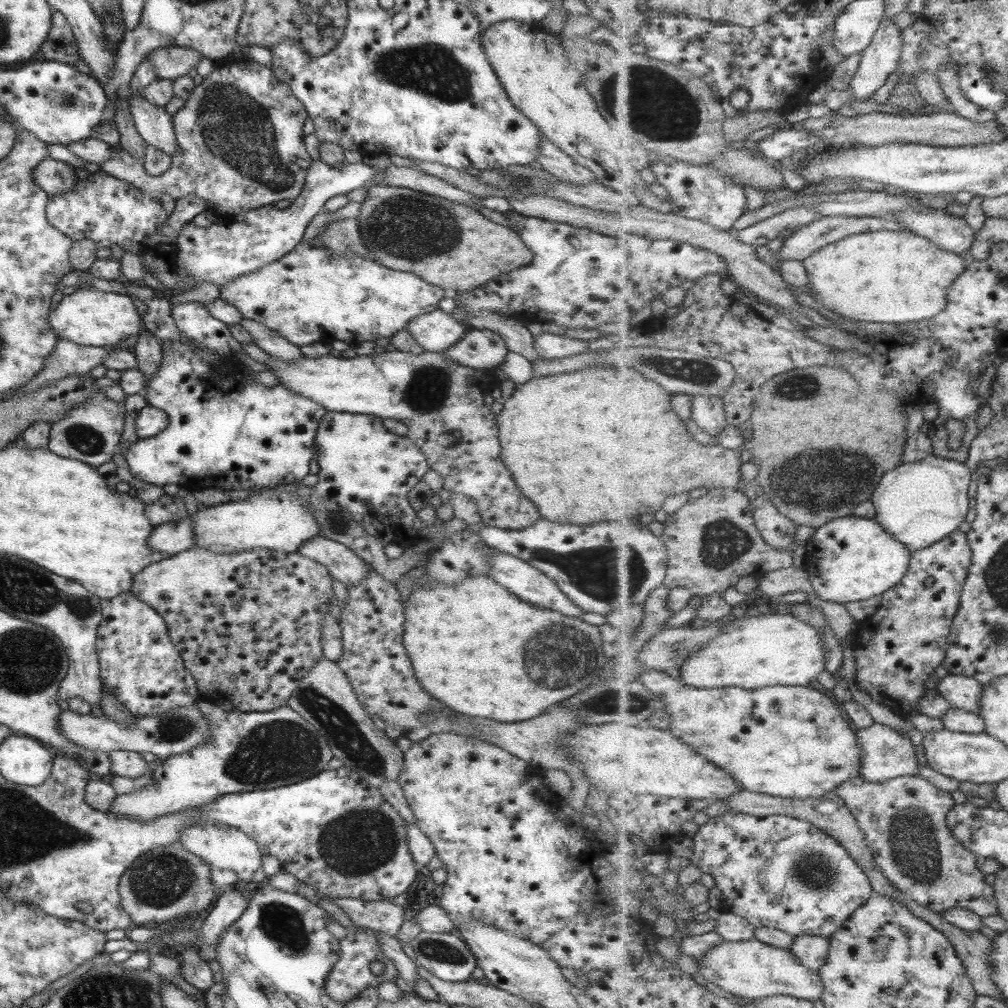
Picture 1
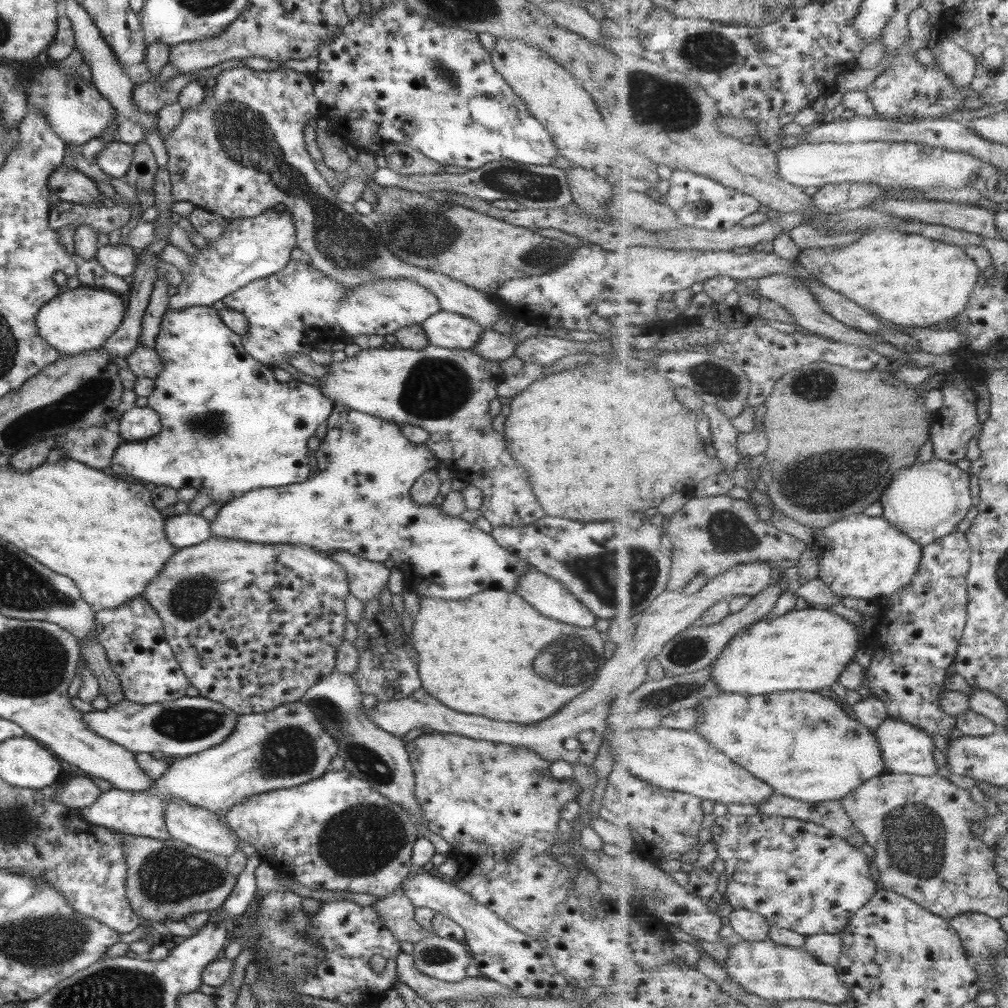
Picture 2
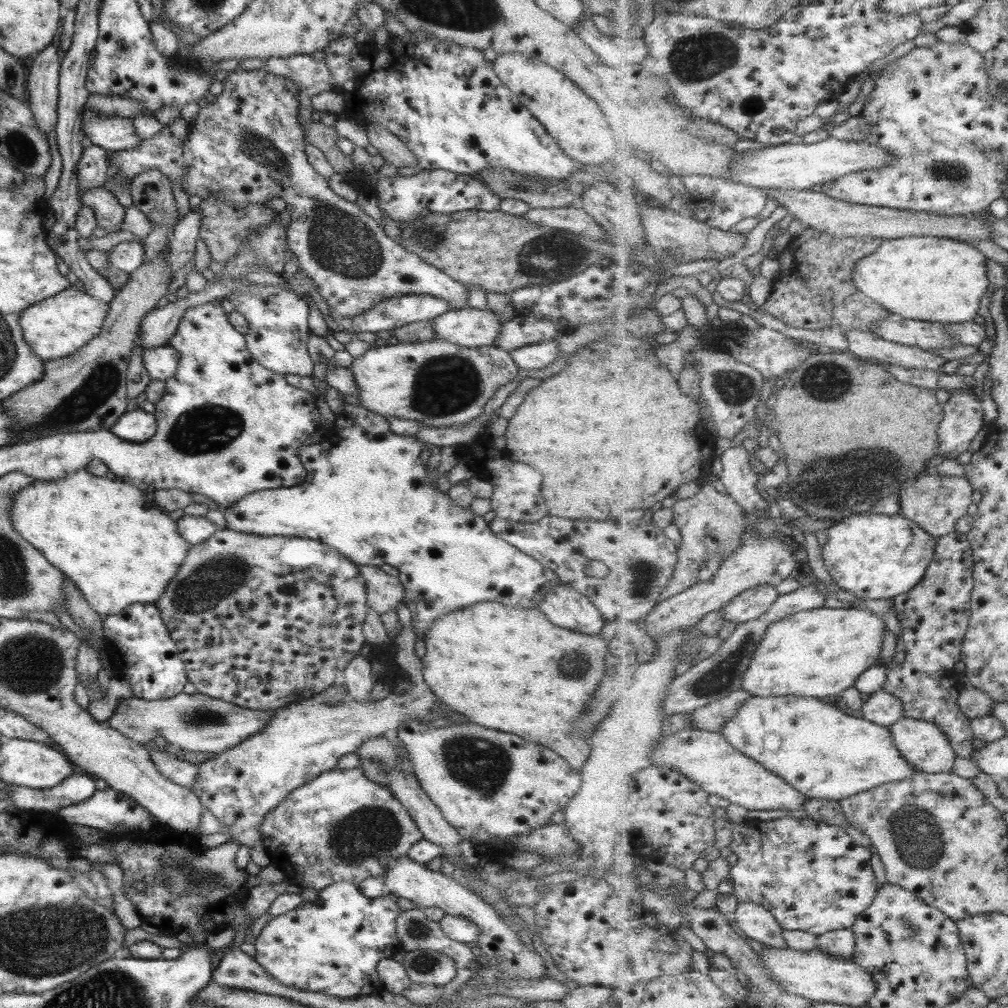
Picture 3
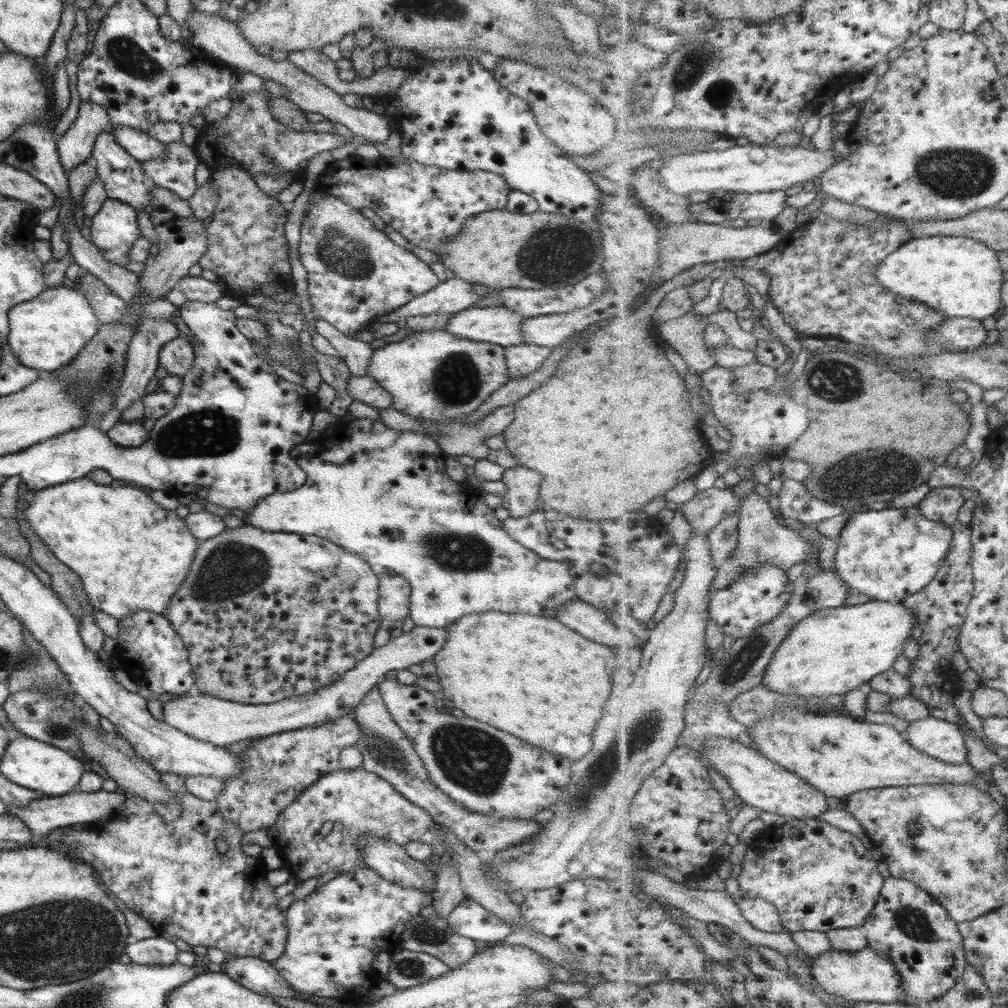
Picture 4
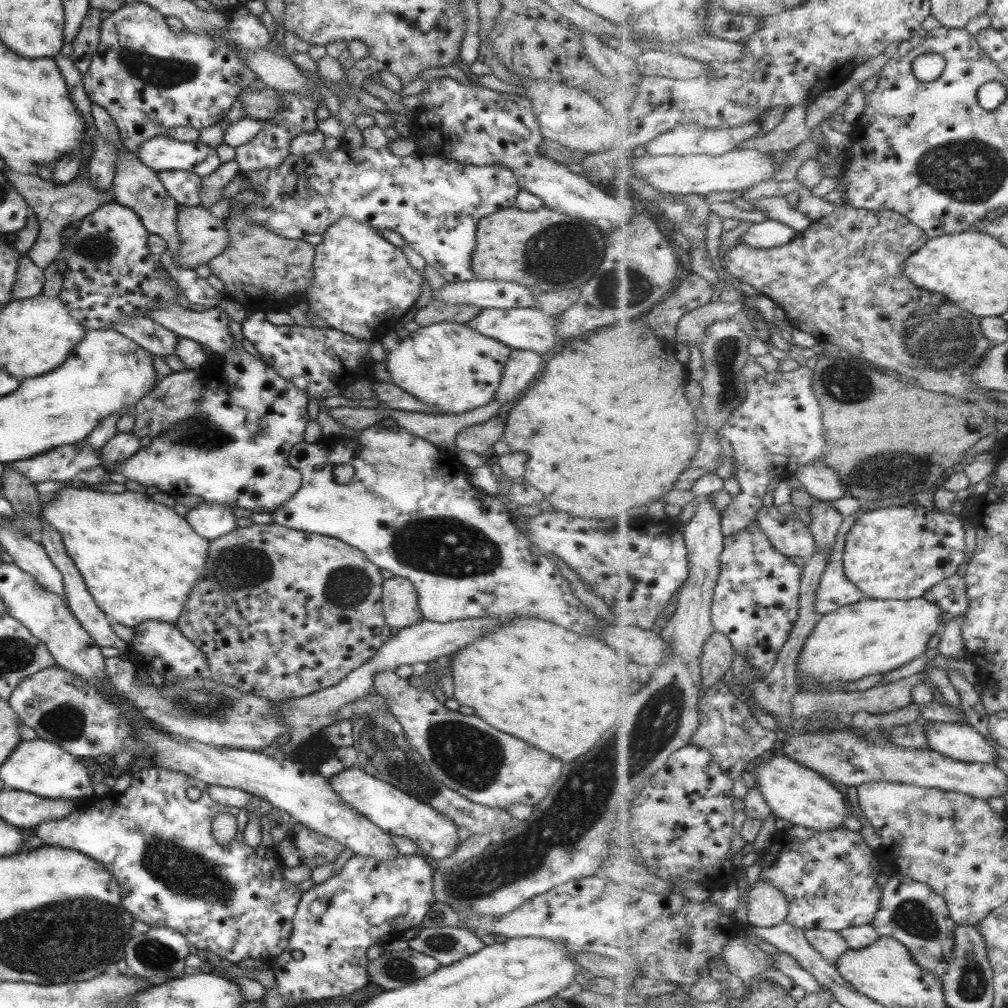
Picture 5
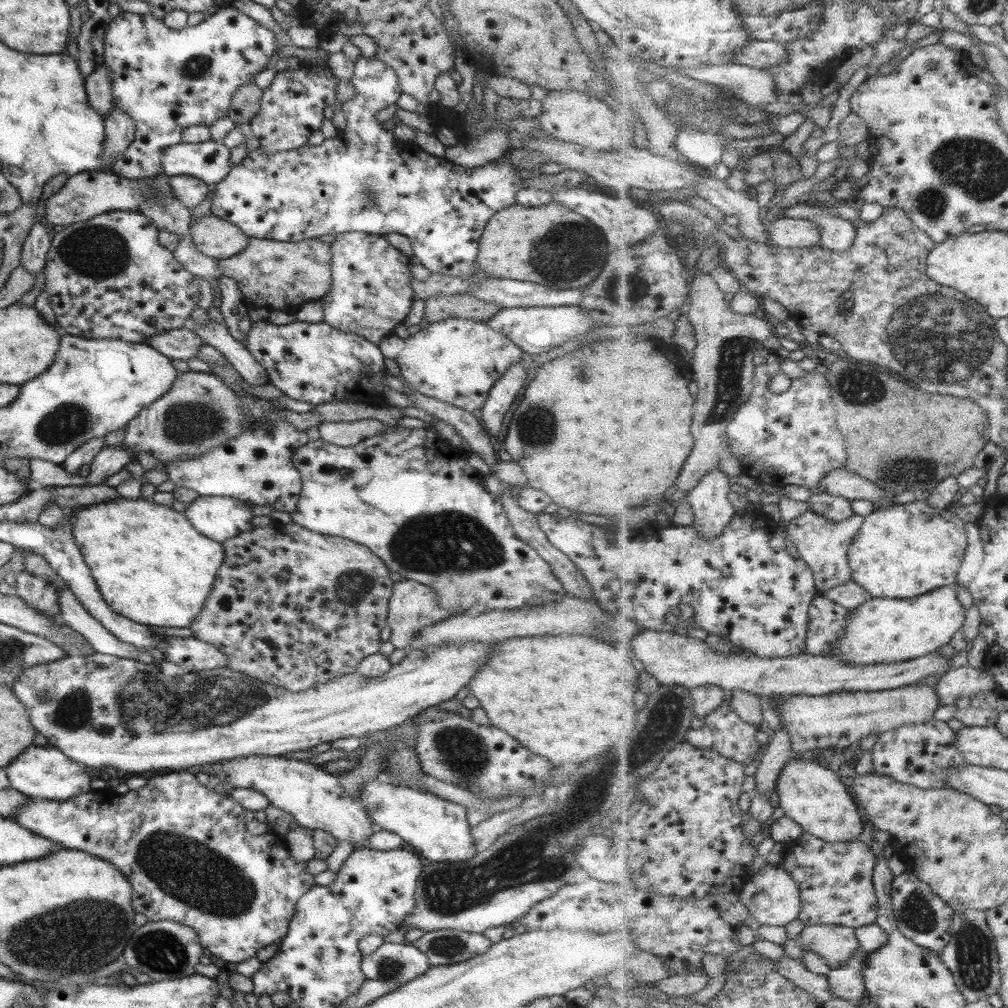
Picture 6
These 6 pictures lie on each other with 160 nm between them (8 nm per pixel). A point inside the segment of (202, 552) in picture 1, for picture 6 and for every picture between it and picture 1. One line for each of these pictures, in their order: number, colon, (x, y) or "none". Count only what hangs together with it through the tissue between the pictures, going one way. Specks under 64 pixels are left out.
2: (252, 626)
3: (259, 622)
4: (264, 616)
5: (278, 613)
6: (289, 607)

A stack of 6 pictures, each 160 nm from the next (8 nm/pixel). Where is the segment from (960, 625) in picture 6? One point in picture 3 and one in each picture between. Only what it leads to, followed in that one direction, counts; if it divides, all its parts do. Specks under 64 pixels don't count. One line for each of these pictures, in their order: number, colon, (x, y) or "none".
3: (821, 652)
4: (834, 651)
5: (872, 636)

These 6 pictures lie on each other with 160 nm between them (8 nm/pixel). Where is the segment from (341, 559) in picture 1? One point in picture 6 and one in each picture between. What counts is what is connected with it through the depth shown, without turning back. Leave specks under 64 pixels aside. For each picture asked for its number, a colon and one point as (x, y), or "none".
2: (365, 578)
3: (383, 592)
4: (393, 591)
5: (398, 601)
6: (411, 606)

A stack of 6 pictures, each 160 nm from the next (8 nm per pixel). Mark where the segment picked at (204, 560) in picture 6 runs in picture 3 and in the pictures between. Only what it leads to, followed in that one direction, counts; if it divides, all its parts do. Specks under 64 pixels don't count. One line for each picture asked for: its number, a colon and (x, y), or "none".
3: (107, 537)
4: (129, 554)
5: (138, 559)

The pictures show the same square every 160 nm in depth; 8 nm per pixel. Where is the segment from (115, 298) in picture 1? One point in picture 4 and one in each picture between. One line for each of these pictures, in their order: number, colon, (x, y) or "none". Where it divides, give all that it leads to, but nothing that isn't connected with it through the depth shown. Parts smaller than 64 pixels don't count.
2: (78, 320)
3: (55, 327)
4: (45, 332)

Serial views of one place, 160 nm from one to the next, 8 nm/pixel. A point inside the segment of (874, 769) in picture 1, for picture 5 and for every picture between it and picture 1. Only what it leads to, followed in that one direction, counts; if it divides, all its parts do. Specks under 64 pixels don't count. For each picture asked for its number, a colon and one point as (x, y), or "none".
2: (907, 749)
3: (923, 744)
4: (941, 739)
5: (962, 742)

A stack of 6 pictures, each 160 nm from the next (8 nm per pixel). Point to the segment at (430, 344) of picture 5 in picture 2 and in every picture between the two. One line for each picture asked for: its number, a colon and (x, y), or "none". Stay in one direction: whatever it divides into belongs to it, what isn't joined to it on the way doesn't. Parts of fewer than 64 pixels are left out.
2: (443, 391)
3: (435, 383)
4: (432, 375)

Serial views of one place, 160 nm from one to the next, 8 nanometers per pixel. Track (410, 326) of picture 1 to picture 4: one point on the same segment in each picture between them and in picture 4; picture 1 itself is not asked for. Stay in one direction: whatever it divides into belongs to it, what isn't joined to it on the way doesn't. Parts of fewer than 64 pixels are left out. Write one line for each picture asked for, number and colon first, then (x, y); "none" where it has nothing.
2: (443, 329)
3: (468, 327)
4: (495, 325)

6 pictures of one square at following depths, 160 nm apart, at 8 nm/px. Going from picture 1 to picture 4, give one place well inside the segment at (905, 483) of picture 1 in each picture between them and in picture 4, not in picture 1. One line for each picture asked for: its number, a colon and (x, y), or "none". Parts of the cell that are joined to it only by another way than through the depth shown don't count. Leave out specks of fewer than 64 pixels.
2: (927, 501)
3: (936, 502)
4: (942, 504)

